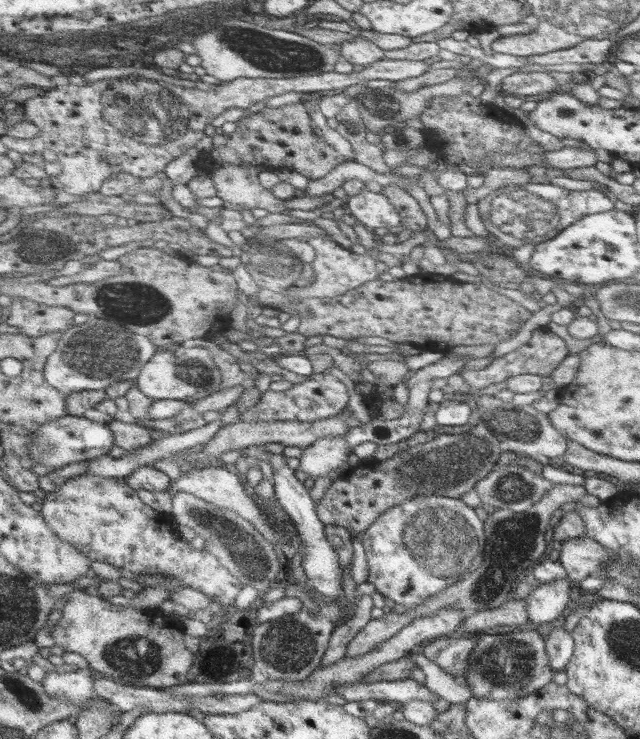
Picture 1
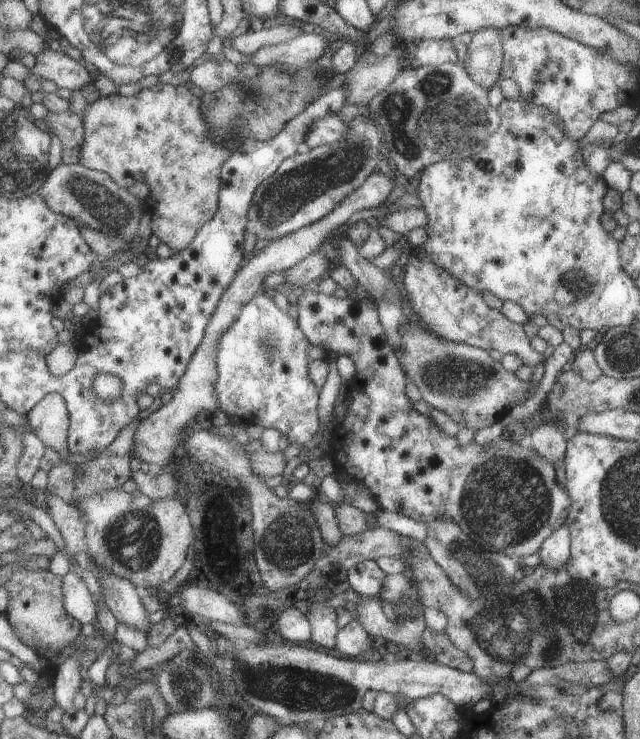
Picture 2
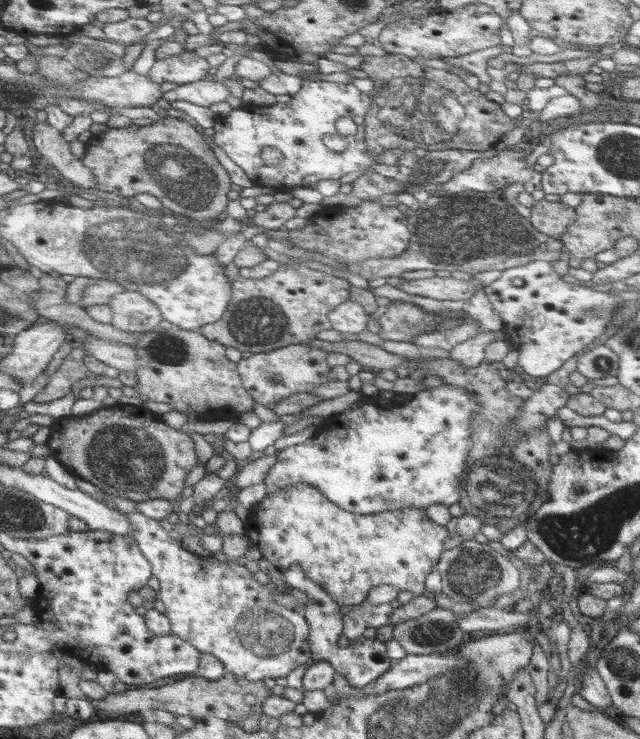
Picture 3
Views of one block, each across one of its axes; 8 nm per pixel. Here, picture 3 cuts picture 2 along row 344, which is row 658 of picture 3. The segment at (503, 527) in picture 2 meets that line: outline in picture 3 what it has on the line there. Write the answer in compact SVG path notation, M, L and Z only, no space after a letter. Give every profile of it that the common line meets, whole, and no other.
M292 566L283 572L283 578L287 586L297 588L308 597L307 605L303 610L306 619L311 627L310 643L312 659L316 662L306 670L303 678L303 691L323 690L334 680L335 672L342 674L350 686L354 689L364 688L370 682L375 682L382 677L392 666L393 661L388 658L386 642L377 638L365 638L361 636L350 645L350 650L337 647L337 640L343 634L343 614L340 613L340 605L333 601L328 591L322 586L310 580L299 566Z

